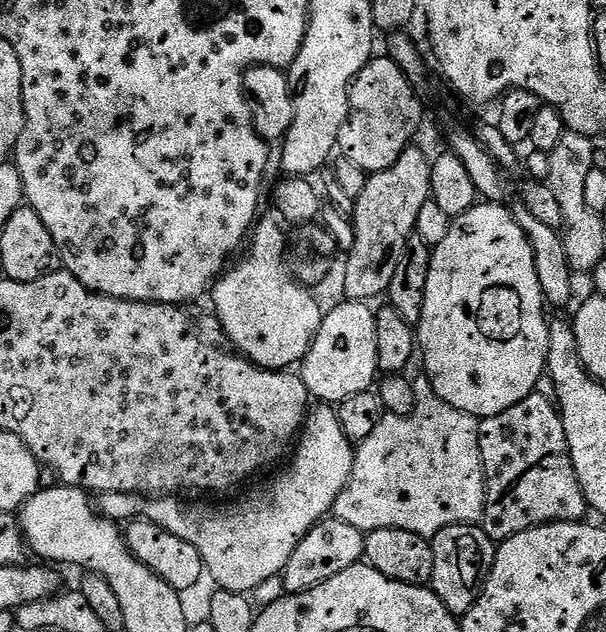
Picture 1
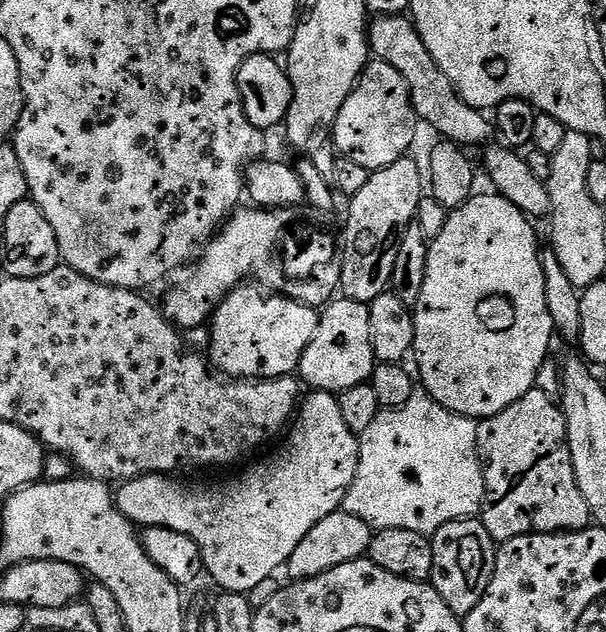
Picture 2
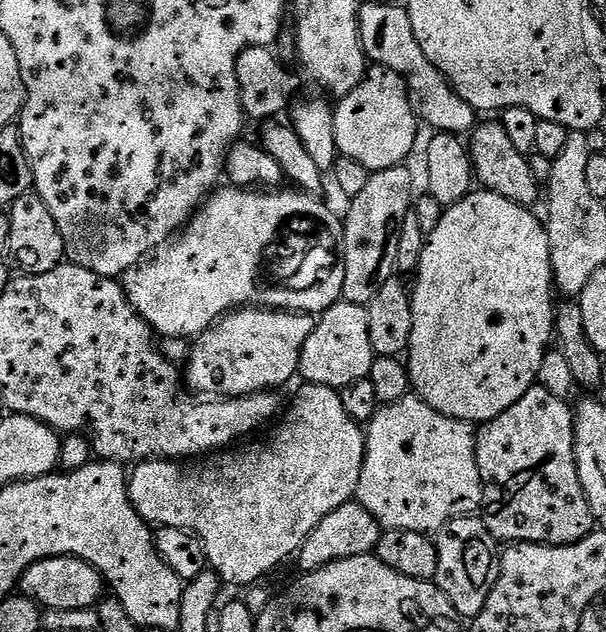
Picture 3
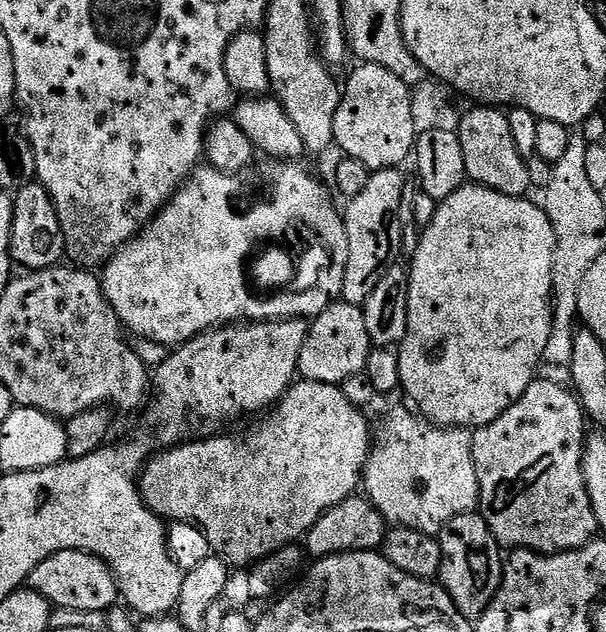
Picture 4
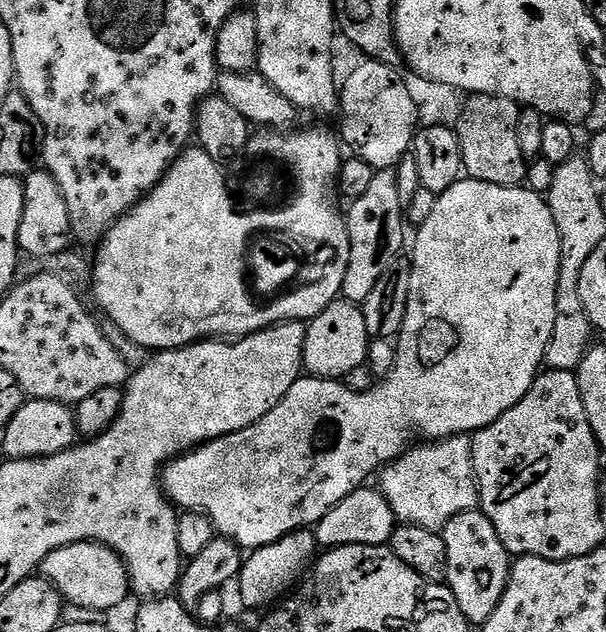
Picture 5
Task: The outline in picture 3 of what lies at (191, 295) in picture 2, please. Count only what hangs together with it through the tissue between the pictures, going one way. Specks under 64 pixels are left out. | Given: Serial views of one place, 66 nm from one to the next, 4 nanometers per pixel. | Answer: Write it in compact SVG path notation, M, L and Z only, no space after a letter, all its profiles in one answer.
M220 190L215 193L215 196L209 197L208 200L196 209L196 212L192 215L192 219L184 225L182 231L175 239L163 245L151 258L145 259L143 262L137 264L135 268L130 269L129 272L125 272L122 277L124 293L128 296L130 306L134 306L134 310L152 327L153 333L155 333L157 337L174 336L183 338L183 336L189 336L189 338L195 338L199 336L201 332L207 330L207 328L212 327L221 316L227 316L228 313L245 307L246 300L243 300L242 294L244 295L244 285L248 282L252 269L256 267L258 246L263 246L264 243L275 240L281 235L282 229L268 216L266 194L261 194L256 190L228 191L232 192L223 192L223 190Z

